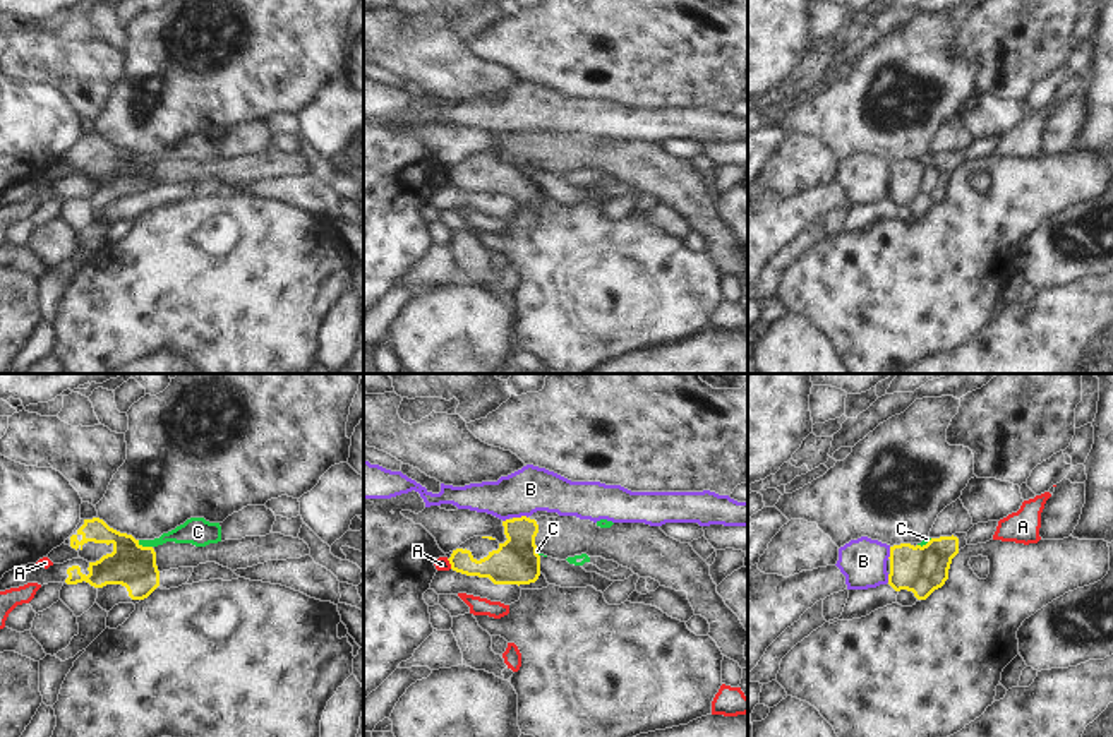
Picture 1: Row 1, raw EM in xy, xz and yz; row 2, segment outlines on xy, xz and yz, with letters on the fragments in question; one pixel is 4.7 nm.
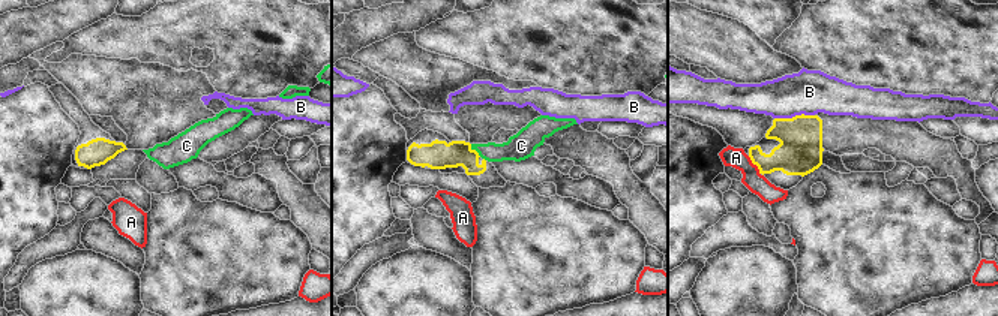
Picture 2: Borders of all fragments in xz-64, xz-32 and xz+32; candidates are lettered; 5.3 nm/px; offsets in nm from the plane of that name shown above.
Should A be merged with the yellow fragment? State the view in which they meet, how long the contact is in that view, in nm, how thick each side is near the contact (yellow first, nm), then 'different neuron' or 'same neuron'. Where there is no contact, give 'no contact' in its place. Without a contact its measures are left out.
xz | 50 nm | 170/60 nm | different neuron

